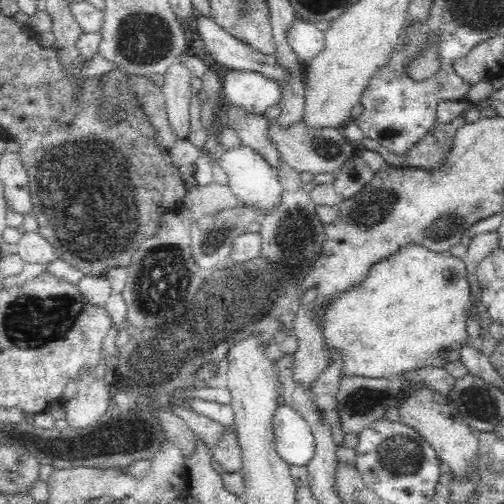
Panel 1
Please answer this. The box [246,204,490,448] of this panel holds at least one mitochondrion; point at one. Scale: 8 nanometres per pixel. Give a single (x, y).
(297, 241)

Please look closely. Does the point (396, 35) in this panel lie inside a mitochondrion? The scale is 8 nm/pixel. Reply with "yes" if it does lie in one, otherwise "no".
no

